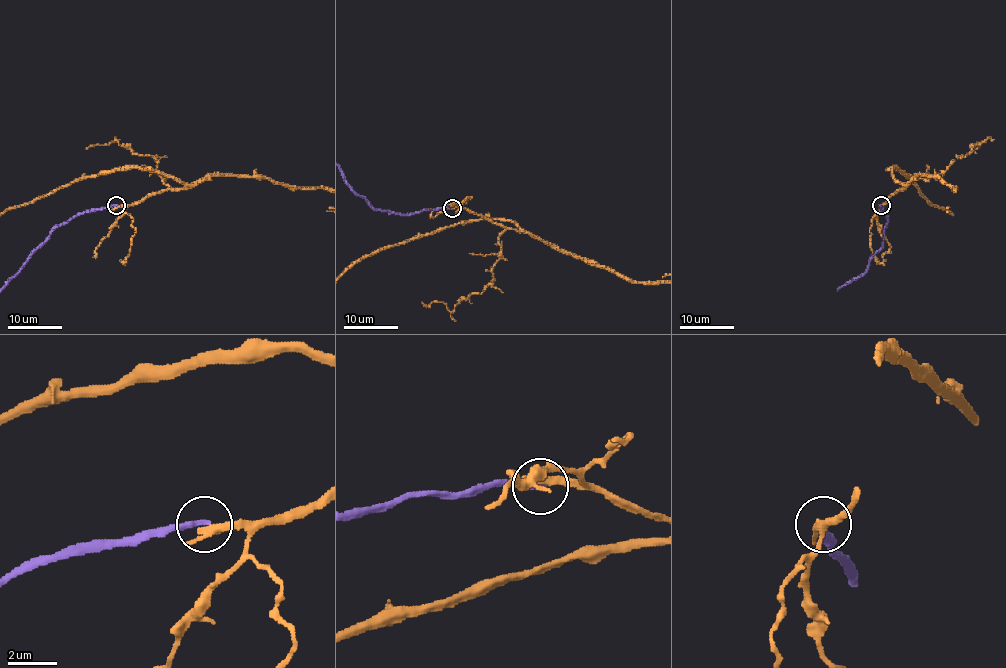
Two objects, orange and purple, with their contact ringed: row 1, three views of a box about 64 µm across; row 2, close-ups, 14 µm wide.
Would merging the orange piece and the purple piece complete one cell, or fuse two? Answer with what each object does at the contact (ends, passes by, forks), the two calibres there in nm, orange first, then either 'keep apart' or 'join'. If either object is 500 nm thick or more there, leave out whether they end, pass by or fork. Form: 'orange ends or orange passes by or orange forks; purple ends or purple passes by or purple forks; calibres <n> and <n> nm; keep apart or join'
orange ends; purple ends; calibres 360 and 280 nm; keep apart

